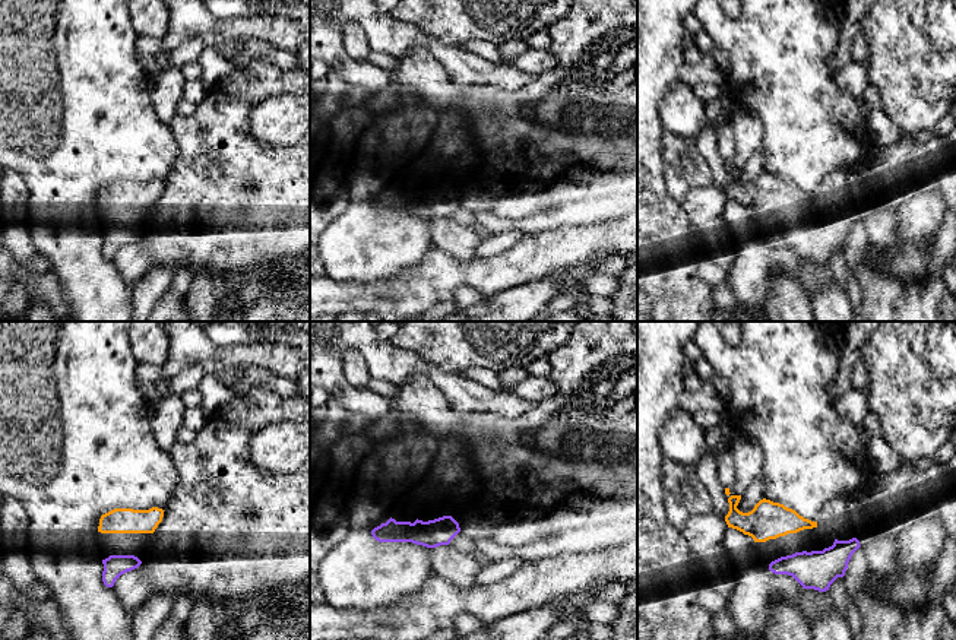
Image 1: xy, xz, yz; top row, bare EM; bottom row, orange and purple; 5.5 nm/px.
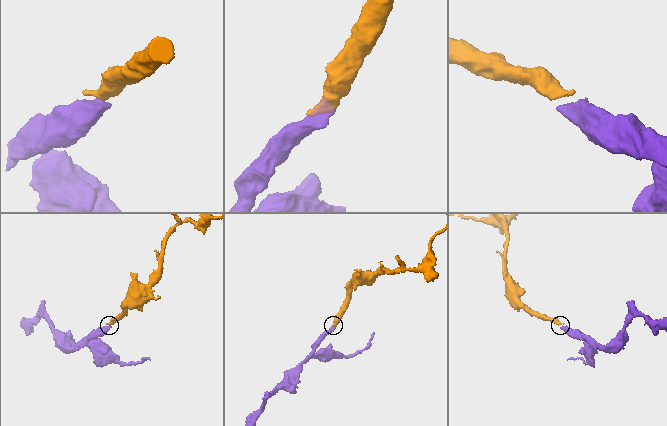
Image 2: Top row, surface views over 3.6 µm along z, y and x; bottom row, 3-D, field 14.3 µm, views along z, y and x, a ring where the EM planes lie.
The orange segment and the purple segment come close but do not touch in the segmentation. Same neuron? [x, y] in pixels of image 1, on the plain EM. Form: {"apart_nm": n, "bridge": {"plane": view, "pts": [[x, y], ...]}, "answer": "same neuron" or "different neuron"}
{"apart_nm": 110, "bridge": {"plane": "yz", "pts": [[775, 211], [781, 230]]}, "answer": "same neuron"}

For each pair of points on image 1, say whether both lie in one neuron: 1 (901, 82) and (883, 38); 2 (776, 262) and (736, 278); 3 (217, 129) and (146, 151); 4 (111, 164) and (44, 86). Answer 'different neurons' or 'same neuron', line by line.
1: same neuron
2: same neuron
3: different neurons
4: same neuron

